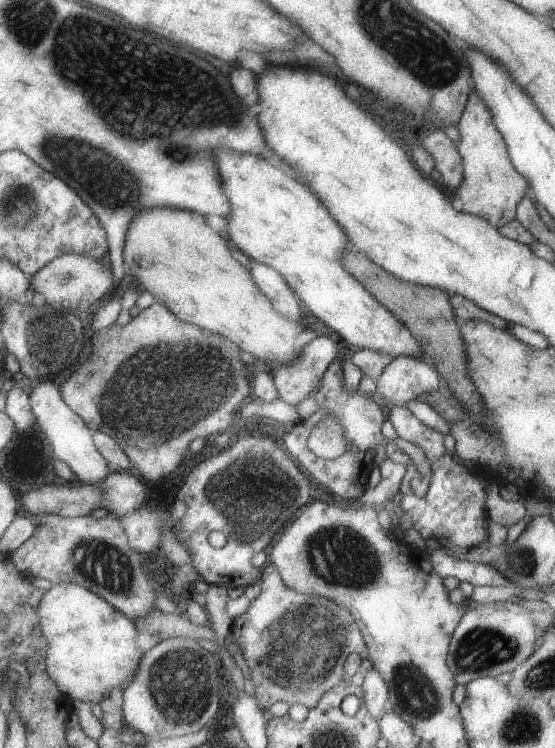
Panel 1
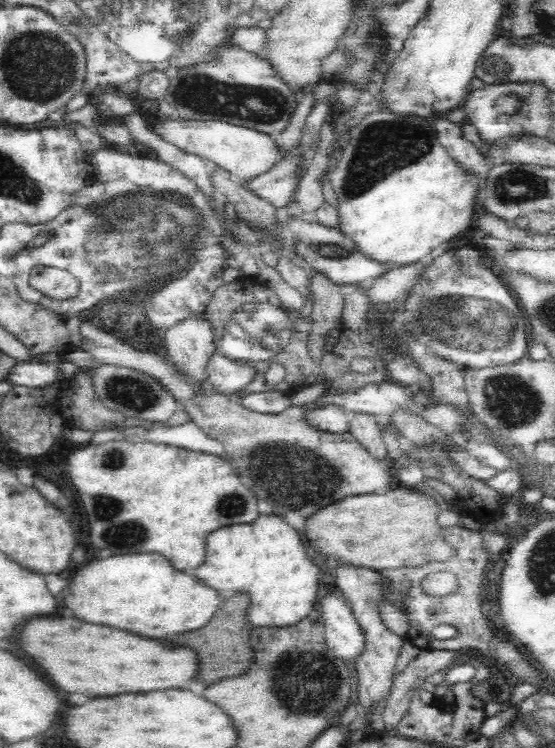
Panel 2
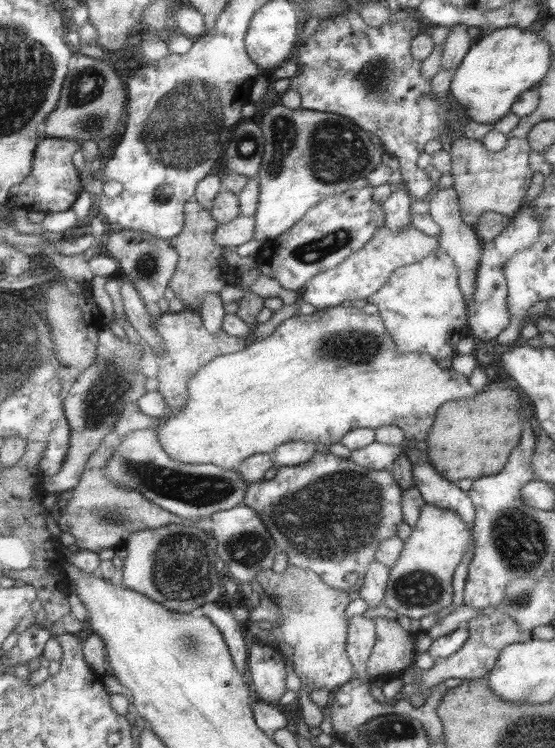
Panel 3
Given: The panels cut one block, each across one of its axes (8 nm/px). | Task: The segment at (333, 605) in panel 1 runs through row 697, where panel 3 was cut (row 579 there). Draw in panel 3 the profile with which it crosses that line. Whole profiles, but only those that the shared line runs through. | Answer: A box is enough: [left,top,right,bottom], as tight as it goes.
[256,565,356,691]

